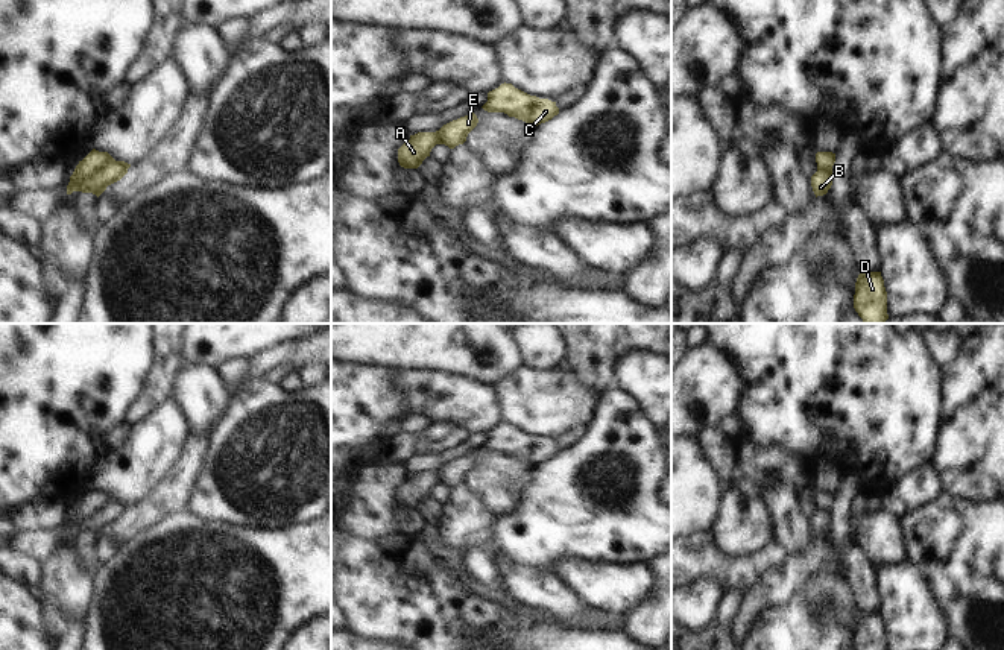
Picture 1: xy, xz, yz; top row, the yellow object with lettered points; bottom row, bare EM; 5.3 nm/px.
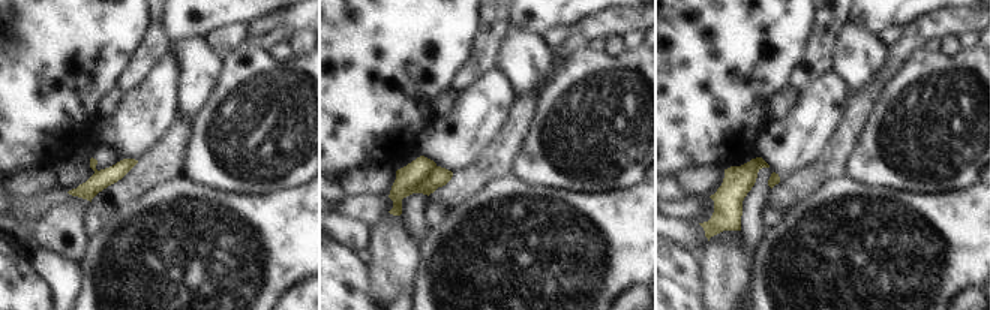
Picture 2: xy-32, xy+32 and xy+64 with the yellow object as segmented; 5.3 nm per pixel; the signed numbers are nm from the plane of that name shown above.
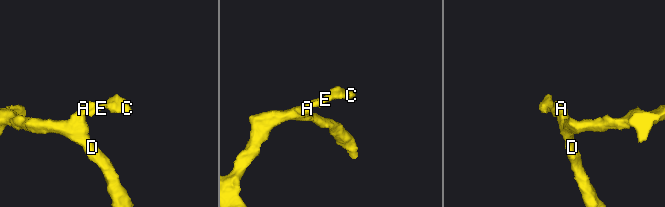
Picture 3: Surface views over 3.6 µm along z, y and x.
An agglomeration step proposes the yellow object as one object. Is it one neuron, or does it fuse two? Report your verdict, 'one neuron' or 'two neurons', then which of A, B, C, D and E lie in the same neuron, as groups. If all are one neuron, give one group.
two neurons | A D / B C E

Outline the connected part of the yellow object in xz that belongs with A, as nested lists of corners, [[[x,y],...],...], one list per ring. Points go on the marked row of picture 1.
[[[437,131],[410,135],[410,140],[398,149],[399,166],[404,169],[418,169],[422,161],[430,156],[436,144],[444,144]]]

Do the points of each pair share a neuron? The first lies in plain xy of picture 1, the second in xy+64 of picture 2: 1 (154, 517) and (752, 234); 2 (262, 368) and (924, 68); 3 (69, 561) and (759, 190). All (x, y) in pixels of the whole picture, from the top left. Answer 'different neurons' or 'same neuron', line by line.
1: different neurons
2: different neurons
3: different neurons

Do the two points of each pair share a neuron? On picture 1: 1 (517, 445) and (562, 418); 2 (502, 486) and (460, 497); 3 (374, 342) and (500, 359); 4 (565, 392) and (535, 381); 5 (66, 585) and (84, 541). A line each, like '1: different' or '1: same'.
1: different
2: different
3: same
4: same
5: different

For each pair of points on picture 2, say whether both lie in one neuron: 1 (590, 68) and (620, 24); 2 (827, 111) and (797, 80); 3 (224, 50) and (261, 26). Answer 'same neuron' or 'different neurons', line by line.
1: different neurons
2: different neurons
3: different neurons

